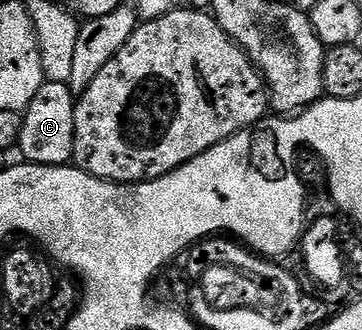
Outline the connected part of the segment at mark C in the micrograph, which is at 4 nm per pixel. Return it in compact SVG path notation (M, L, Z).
M44 80L29 107L22 112L23 126L17 149L23 152L24 162L32 165L65 165L74 158L76 100L76 94L72 93L68 82Z

